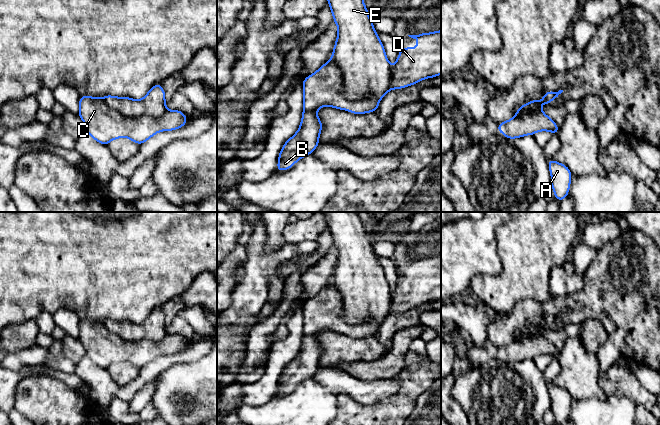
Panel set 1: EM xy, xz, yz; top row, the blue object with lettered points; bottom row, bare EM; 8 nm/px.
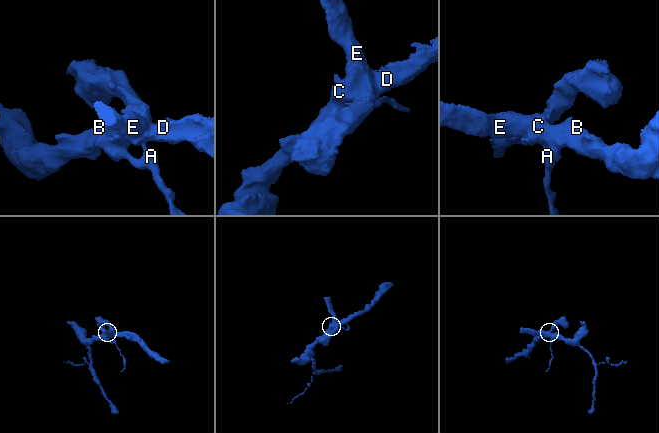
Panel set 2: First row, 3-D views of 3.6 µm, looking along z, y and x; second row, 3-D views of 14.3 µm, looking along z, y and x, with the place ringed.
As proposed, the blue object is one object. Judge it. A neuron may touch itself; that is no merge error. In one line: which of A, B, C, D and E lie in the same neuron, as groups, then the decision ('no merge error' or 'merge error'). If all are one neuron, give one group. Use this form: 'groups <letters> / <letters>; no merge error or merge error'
groups A B C D / E; merge error

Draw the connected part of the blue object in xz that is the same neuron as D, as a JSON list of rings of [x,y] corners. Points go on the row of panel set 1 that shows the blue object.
[[[441,30],[408,36],[418,40],[418,47],[398,48],[400,56],[391,68],[388,91],[418,84],[423,79],[441,74]]]

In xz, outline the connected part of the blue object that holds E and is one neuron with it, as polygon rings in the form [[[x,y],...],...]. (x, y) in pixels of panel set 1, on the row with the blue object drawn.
[[[328,0],[338,36],[331,60],[341,69],[346,95],[352,100],[373,95],[381,100],[391,82],[391,65],[363,0]]]

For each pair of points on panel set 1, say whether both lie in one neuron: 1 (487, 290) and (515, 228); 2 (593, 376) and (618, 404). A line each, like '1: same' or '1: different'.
1: same
2: different

